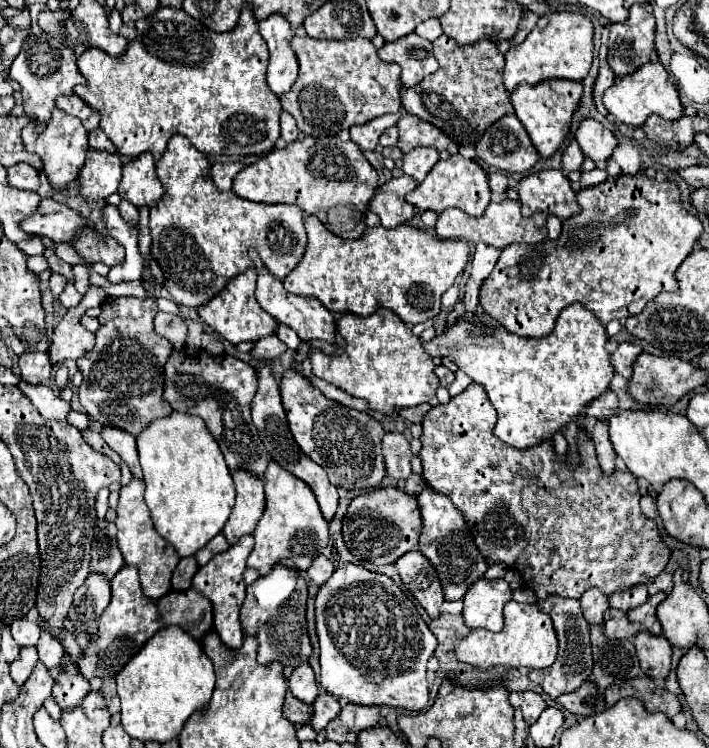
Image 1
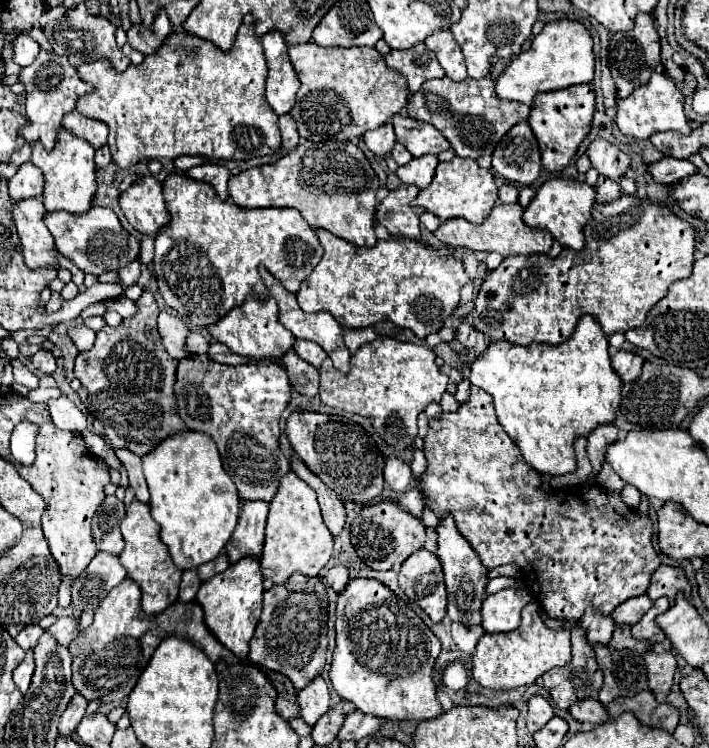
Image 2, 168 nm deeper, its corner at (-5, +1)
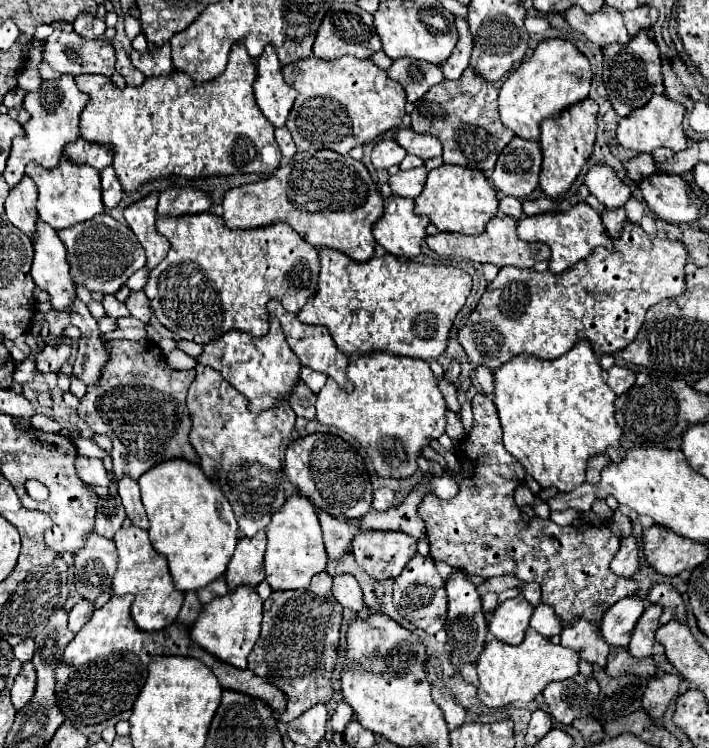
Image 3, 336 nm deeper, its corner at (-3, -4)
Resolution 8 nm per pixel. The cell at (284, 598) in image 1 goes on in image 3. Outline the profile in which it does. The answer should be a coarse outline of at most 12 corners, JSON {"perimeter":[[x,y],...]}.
{"perimeter":[[332,577],[272,591],[248,669],[288,723],[332,697],[342,605]]}

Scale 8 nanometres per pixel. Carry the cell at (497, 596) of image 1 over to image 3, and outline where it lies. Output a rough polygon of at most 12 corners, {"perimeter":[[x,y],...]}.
{"perimeter":[[522,595],[492,609],[488,631],[518,645],[534,607]]}

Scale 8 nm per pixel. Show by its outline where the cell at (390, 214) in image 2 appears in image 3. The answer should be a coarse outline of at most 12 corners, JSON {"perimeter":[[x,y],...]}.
{"perimeter":[[388,197],[372,227],[376,241],[400,259],[420,255],[428,217],[414,201]]}

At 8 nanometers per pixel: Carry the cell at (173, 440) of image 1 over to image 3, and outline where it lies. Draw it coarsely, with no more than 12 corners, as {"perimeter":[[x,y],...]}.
{"perimeter":[[188,459],[138,479],[152,547],[182,593],[220,577],[238,525]]}

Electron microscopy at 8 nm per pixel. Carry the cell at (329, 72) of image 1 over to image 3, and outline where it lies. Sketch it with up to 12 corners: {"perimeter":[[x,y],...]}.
{"perimeter":[[370,59],[284,65],[298,151],[346,155],[400,127],[404,89]]}

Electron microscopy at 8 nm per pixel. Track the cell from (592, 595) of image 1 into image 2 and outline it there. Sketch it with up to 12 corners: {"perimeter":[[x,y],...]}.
{"perimeter":[[586,610],[580,626],[588,644],[608,646],[616,628],[610,616]]}

